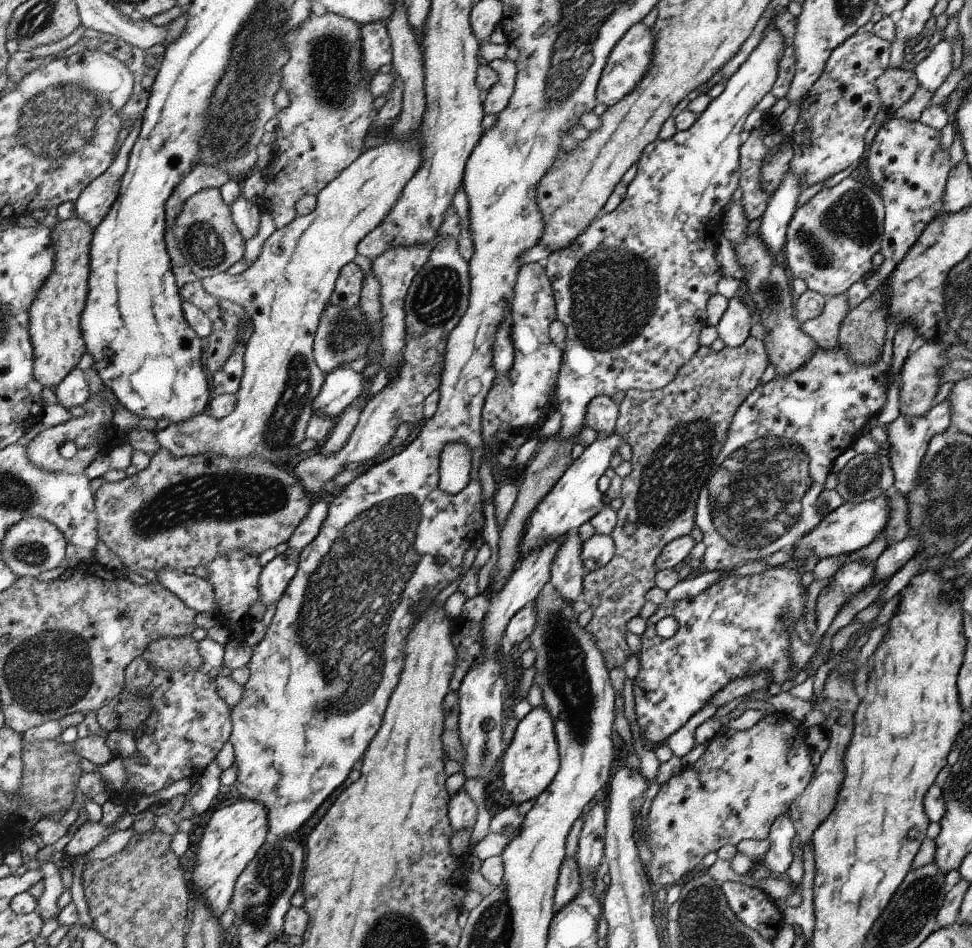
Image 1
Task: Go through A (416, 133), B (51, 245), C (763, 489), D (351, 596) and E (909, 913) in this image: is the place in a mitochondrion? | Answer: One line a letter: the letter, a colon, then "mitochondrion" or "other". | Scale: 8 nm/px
A: other
B: other
C: mitochondrion
D: mitochondrion
E: mitochondrion

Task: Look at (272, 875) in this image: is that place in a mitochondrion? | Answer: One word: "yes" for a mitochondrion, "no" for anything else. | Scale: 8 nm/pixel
yes

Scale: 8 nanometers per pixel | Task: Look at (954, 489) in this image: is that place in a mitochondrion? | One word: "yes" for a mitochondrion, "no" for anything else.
yes

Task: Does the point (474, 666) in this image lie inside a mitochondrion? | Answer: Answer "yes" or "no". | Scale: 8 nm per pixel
no

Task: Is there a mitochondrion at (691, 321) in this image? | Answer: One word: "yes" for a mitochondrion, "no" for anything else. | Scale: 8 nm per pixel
no

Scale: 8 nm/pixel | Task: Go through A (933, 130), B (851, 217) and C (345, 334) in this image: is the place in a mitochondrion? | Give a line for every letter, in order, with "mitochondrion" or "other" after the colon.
A: other
B: mitochondrion
C: mitochondrion

